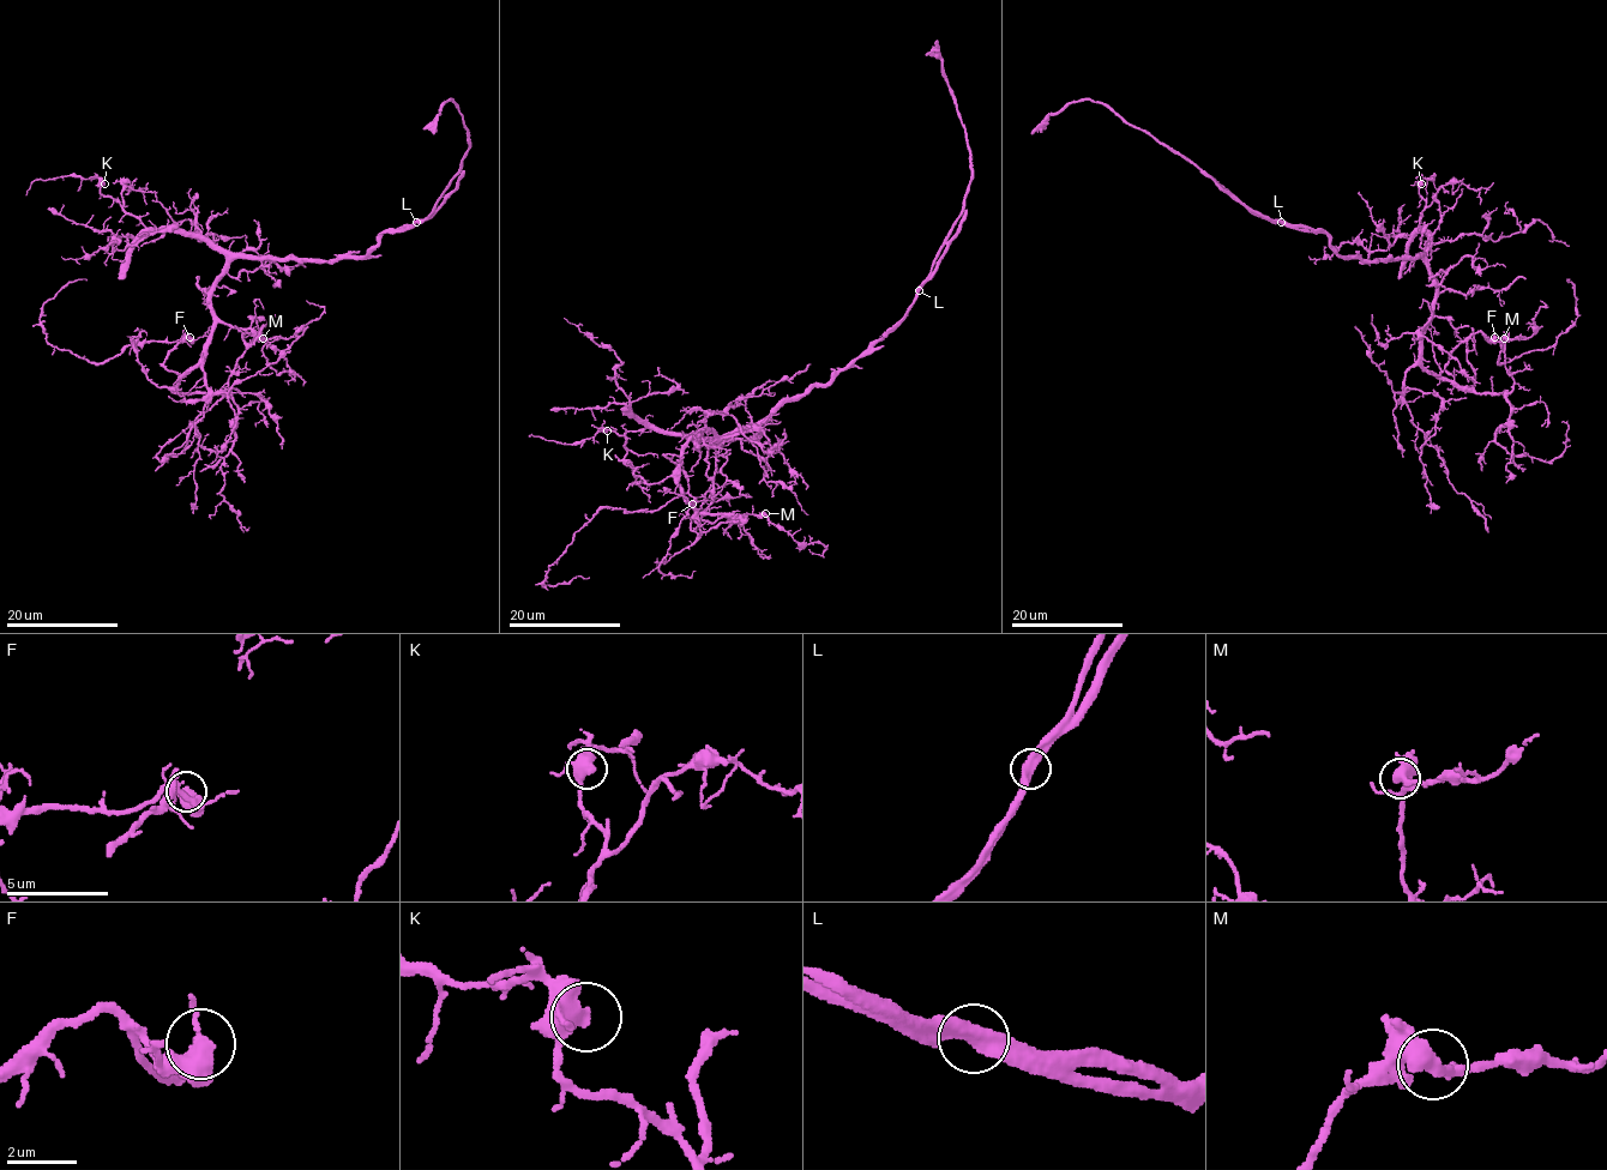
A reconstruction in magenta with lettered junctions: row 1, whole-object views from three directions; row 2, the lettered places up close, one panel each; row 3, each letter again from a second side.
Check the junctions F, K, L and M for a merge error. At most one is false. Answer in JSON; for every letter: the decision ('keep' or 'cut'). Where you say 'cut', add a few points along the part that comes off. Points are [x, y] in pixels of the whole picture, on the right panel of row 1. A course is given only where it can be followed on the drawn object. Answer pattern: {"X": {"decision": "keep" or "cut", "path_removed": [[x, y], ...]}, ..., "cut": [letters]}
{"F": {"decision": "keep"}, "K": {"decision": "keep"}, "L": {"decision": "keep"}, "M": {"decision": "keep"}, "cut": []}

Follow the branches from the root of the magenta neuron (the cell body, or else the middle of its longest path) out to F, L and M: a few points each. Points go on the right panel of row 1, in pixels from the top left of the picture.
F: (1419, 258), (1436, 283), (1422, 365), (1452, 380), (1444, 368), (1449, 355), (1479, 331), (1494, 337)
L: (1419, 258), (1344, 259), (1323, 233), (1295, 229), (1281, 223)
M: (1419, 258), (1436, 283), (1422, 341), (1427, 371), (1478, 392), (1509, 392), (1514, 379), (1505, 367), (1504, 338)

